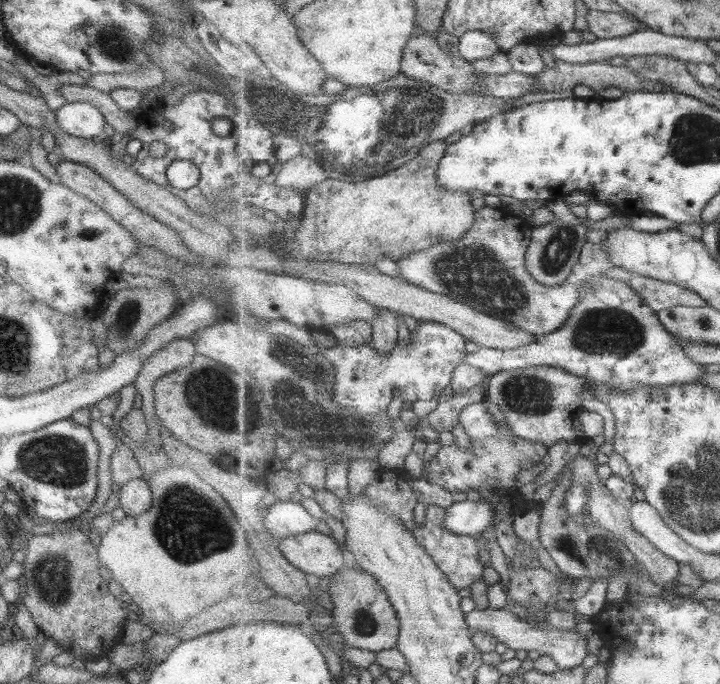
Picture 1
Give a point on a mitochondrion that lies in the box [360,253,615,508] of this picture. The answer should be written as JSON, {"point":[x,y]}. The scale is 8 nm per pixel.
{"point":[526,394]}

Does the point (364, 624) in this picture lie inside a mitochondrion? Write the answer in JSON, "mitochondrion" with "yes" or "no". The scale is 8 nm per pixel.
{"mitochondrion":"yes"}

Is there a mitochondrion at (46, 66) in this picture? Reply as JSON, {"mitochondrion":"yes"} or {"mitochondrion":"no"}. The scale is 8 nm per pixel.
{"mitochondrion":"no"}

